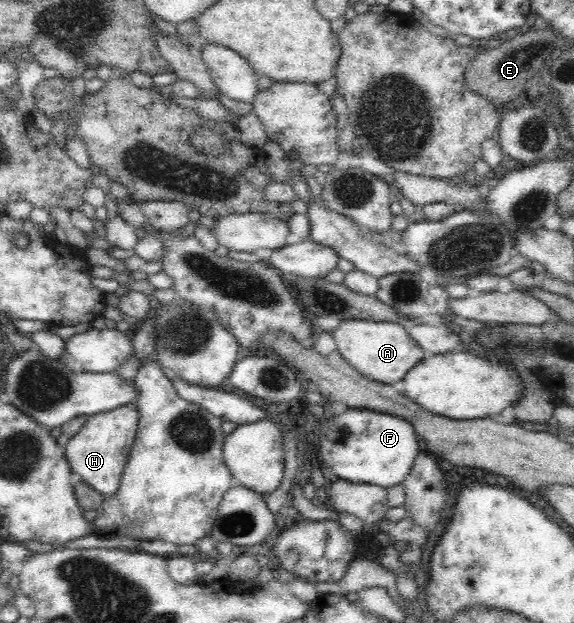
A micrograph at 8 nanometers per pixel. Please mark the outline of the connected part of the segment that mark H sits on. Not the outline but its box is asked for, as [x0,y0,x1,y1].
[65,404,138,498]

